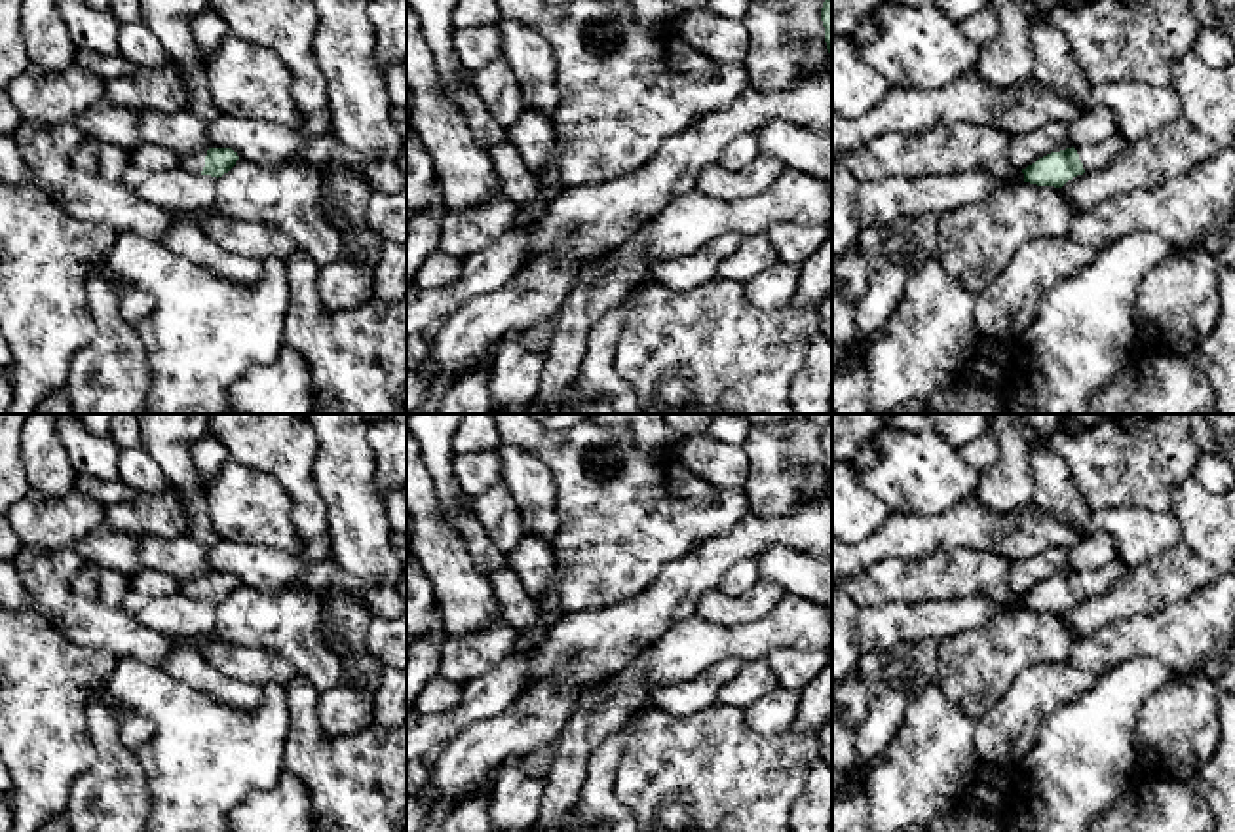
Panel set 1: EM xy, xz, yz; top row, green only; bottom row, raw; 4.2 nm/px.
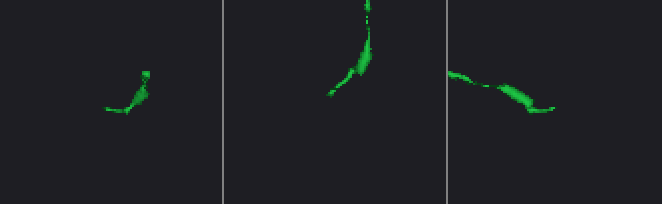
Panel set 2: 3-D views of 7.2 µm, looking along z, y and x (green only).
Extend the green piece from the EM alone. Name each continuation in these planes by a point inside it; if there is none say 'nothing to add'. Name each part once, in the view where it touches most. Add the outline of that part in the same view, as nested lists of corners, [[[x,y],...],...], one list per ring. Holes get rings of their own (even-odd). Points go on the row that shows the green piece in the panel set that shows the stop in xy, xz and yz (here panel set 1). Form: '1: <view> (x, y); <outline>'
1: yz (1093, 156); [[[1115,135],[1100,144],[1074,146],[1079,154],[1085,173],[1104,169],[1129,144],[1123,135]]]

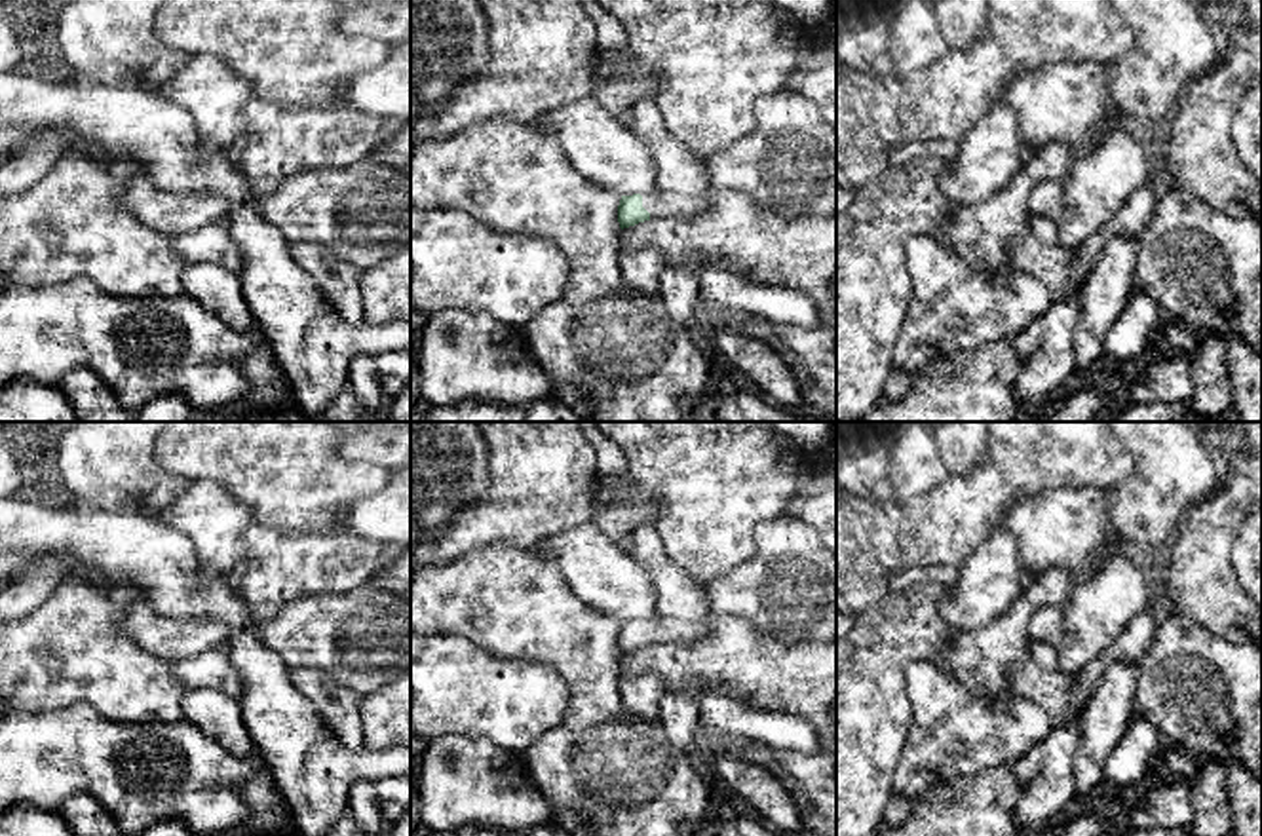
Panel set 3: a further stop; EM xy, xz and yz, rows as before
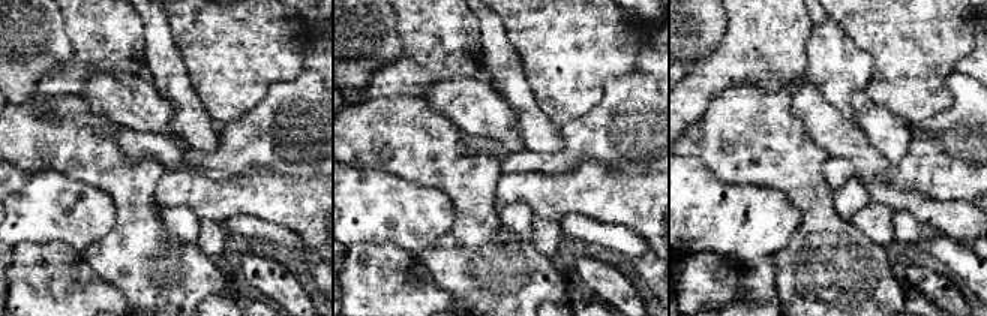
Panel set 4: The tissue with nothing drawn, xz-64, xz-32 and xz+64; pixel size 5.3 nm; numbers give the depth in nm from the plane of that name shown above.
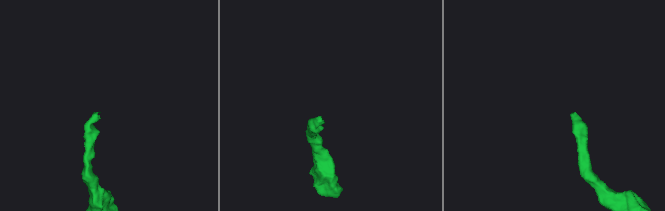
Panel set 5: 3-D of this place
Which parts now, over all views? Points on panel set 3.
1: xz (787, 164); [[[783,91],[755,103],[756,127],[730,148],[707,156],[709,188],[690,198],[679,192],[642,196],[650,218],[696,217],[718,194],[737,192],[785,218],[836,215],[836,129],[819,106],[802,95]]]

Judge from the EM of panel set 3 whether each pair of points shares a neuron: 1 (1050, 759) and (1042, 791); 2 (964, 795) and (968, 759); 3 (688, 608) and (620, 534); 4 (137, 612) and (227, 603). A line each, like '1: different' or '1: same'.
1: same
2: different
3: different
4: different

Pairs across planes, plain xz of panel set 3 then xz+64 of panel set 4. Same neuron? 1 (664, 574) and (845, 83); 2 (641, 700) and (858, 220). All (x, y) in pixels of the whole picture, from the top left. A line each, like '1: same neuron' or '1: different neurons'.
1: different neurons
2: different neurons

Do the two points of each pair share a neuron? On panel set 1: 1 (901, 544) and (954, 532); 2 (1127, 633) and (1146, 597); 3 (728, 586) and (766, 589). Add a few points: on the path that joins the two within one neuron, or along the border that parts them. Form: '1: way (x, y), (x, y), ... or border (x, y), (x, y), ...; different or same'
1: way (914, 536), (941, 532); same
2: border (1180, 599), (1154, 612), (1121, 618), (1097, 631); different
3: border (760, 580), (736, 597), (719, 591); different

